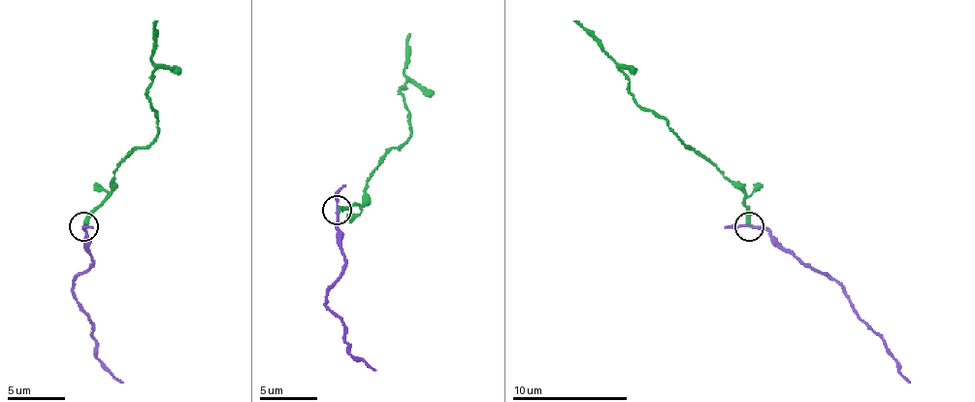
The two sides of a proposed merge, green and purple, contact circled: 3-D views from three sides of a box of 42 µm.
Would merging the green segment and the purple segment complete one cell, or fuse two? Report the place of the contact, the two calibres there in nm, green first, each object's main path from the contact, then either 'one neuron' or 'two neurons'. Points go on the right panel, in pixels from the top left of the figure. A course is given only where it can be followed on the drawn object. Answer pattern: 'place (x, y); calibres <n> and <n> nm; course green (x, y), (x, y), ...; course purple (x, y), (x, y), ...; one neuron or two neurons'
place (749, 226); calibres 340 and 160 nm; course green (748, 227), (745, 195), (633, 97), (627, 74), (572, 21); course purple (748, 227), (763, 227), (847, 290), (853, 311), (910, 383); two neurons

